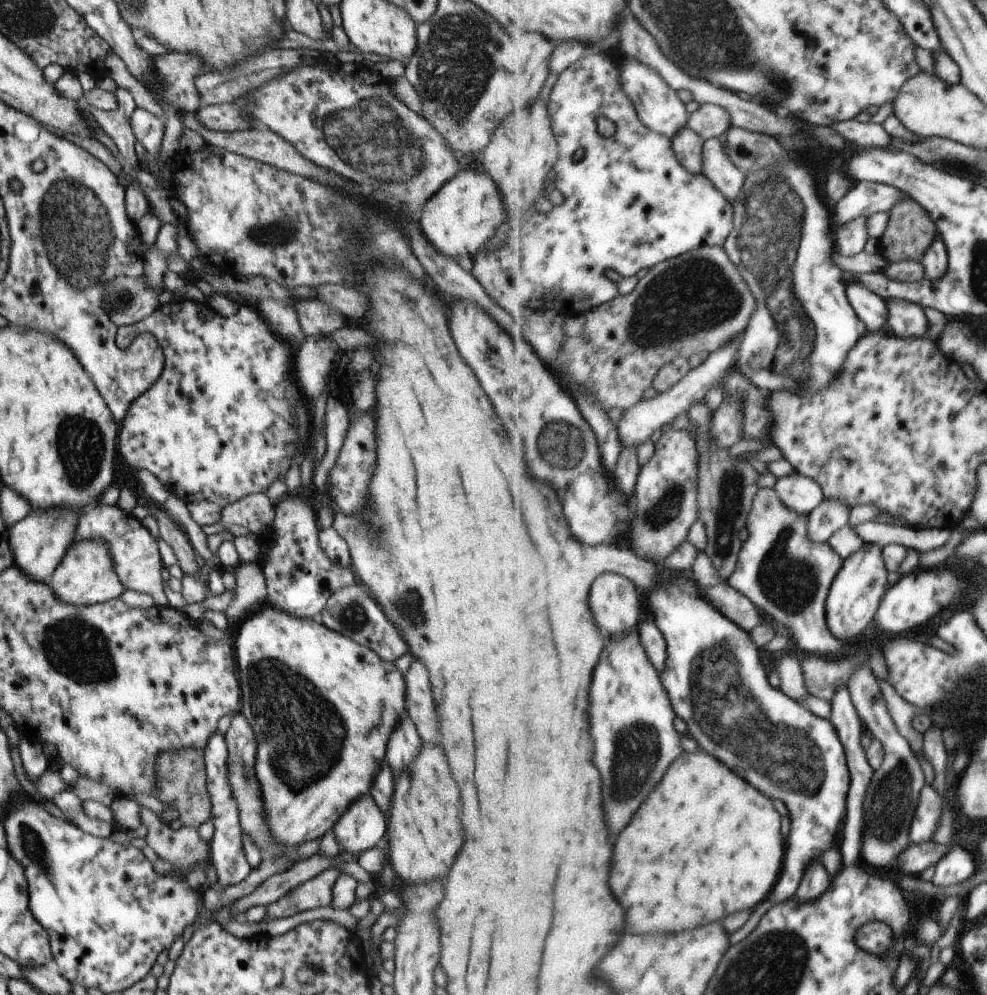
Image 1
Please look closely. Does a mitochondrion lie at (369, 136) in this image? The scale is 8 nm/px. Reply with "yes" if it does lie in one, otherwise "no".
yes

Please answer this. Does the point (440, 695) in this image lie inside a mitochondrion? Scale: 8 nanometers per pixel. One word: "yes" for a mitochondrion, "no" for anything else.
no

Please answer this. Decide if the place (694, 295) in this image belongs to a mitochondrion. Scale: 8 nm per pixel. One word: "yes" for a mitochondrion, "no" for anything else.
yes

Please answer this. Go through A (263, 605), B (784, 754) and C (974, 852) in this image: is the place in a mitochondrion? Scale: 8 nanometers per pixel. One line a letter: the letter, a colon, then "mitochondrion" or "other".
A: other
B: mitochondrion
C: other

